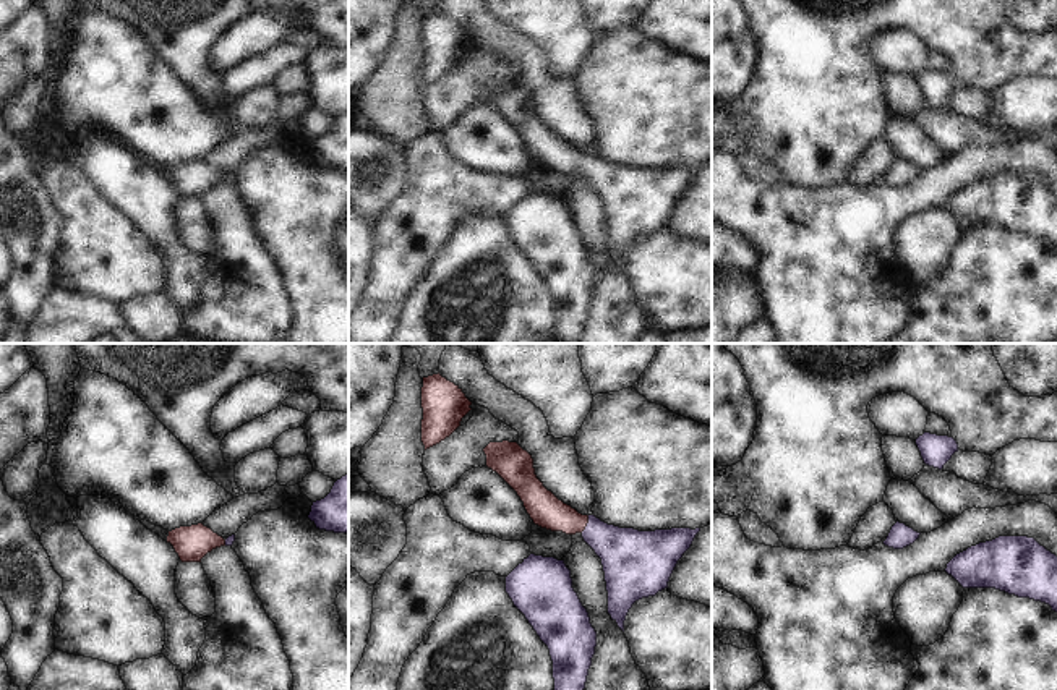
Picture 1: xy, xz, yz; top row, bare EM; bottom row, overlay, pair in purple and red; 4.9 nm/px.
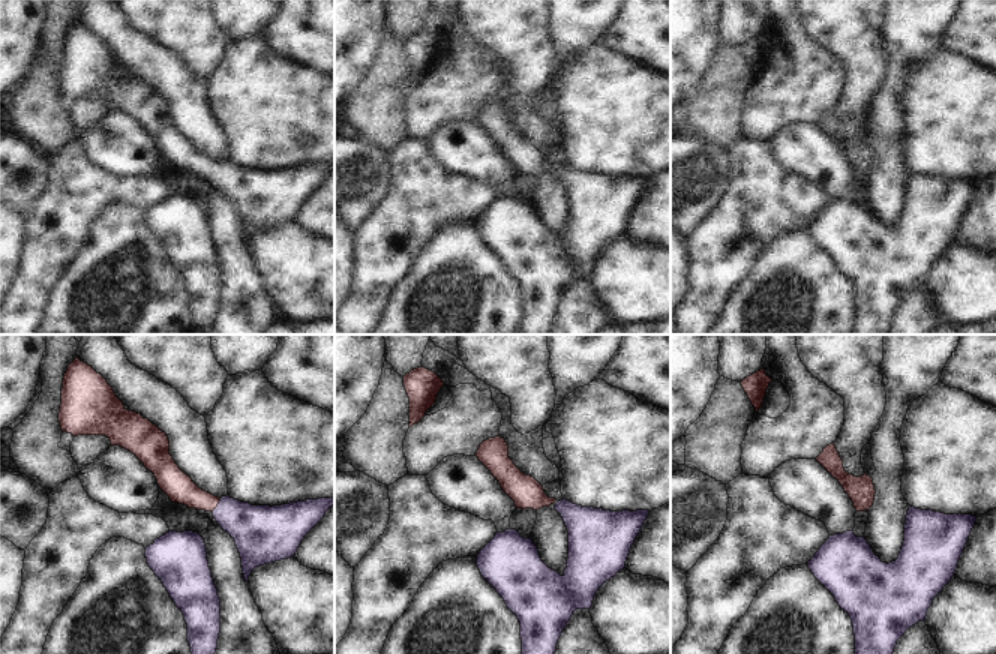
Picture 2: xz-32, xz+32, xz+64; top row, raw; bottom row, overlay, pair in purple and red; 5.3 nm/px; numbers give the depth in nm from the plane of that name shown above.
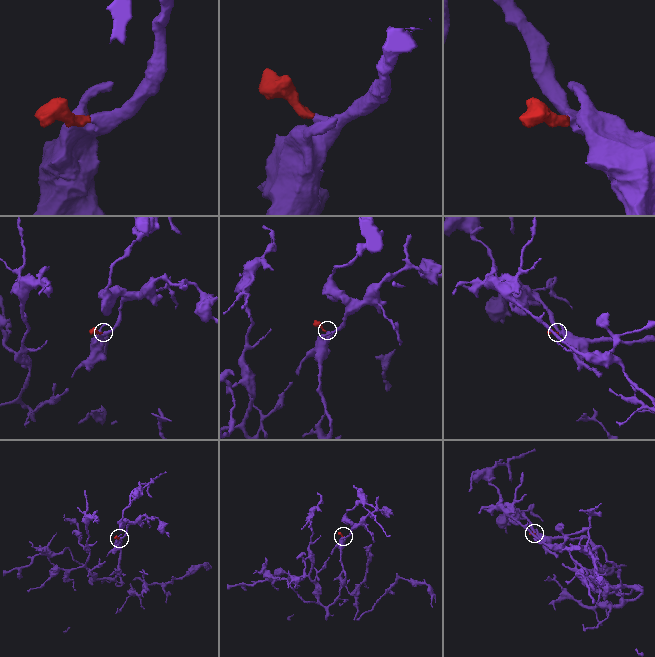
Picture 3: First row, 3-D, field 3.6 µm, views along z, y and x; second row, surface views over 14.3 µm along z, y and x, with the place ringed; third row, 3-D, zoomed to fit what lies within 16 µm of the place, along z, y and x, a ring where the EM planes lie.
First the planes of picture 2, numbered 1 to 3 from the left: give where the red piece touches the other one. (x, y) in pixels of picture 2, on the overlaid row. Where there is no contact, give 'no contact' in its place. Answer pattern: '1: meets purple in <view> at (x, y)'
1: meets purple in xz-32 at (218, 506)
2: no contact
3: no contact

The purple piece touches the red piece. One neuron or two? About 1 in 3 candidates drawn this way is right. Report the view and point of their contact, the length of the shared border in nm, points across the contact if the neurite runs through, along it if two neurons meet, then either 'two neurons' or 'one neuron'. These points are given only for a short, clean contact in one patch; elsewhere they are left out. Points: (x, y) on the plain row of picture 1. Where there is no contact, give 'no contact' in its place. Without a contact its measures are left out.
xz (587, 161) | 100 nm | across xz (626, 191), (587, 161), (571, 159), (545, 146) | one neuron

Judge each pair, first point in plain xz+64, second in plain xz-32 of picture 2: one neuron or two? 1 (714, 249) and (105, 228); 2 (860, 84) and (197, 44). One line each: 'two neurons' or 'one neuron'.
1: two neurons
2: one neuron

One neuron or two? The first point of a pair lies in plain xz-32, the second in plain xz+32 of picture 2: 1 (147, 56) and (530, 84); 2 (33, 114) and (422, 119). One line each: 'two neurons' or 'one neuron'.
1: two neurons
2: two neurons

